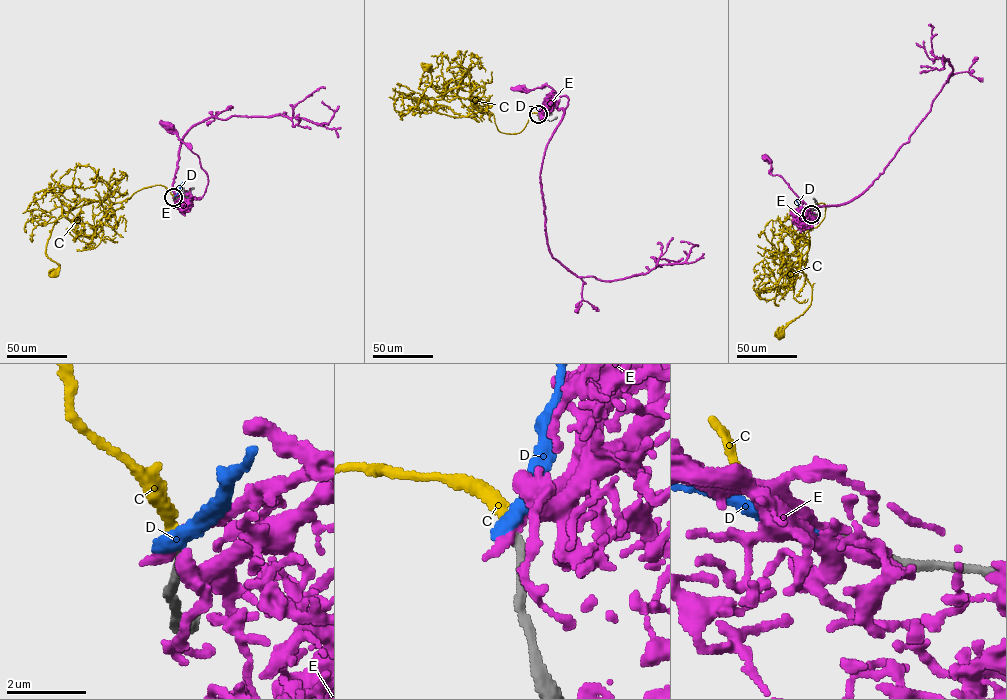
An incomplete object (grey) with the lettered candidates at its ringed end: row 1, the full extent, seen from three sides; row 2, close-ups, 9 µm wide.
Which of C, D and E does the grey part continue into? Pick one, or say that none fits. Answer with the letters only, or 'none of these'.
C

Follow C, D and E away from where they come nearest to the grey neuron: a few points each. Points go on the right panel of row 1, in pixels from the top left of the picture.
C: (812, 214), (824, 204), (824, 219), (802, 238), (810, 305), (779, 336)
D: (812, 214), (804, 211), (795, 200)
E: (812, 214), (803, 212), (809, 208), (784, 179), (772, 174), (771, 160), (766, 158)

